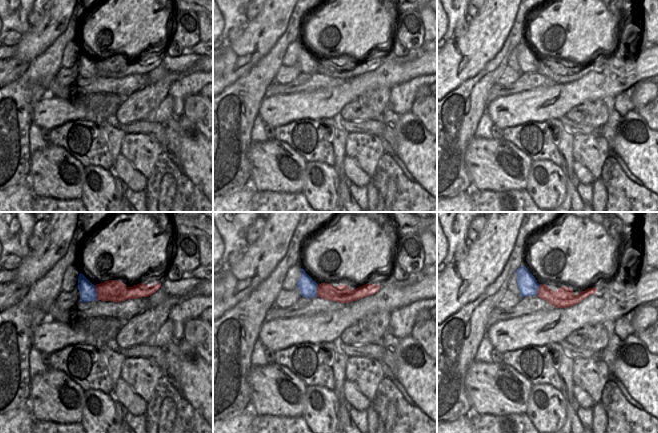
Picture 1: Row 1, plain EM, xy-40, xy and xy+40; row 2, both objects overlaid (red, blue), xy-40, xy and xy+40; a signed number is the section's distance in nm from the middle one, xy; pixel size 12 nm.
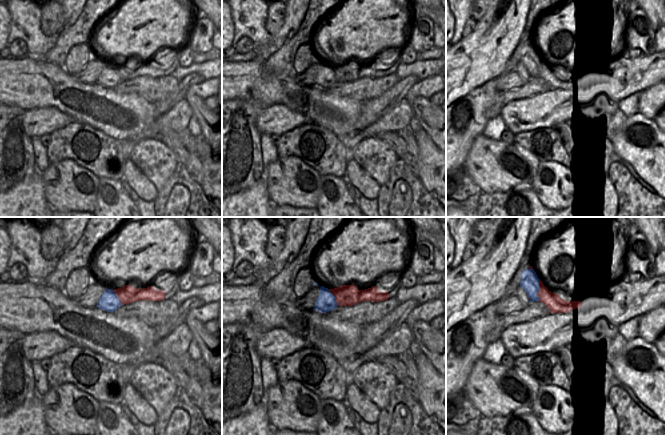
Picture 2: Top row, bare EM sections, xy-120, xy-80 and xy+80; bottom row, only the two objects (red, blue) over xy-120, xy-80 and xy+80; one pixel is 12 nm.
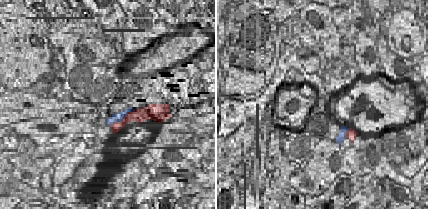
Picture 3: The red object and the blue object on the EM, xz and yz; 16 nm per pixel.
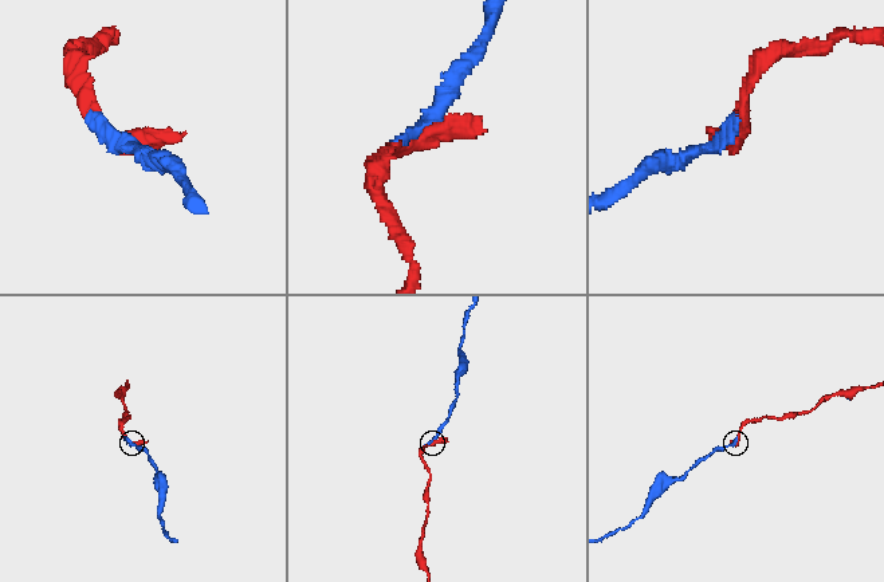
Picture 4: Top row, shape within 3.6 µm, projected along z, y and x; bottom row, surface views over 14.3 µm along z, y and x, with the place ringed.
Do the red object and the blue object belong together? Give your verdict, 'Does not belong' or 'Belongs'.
Belongs

